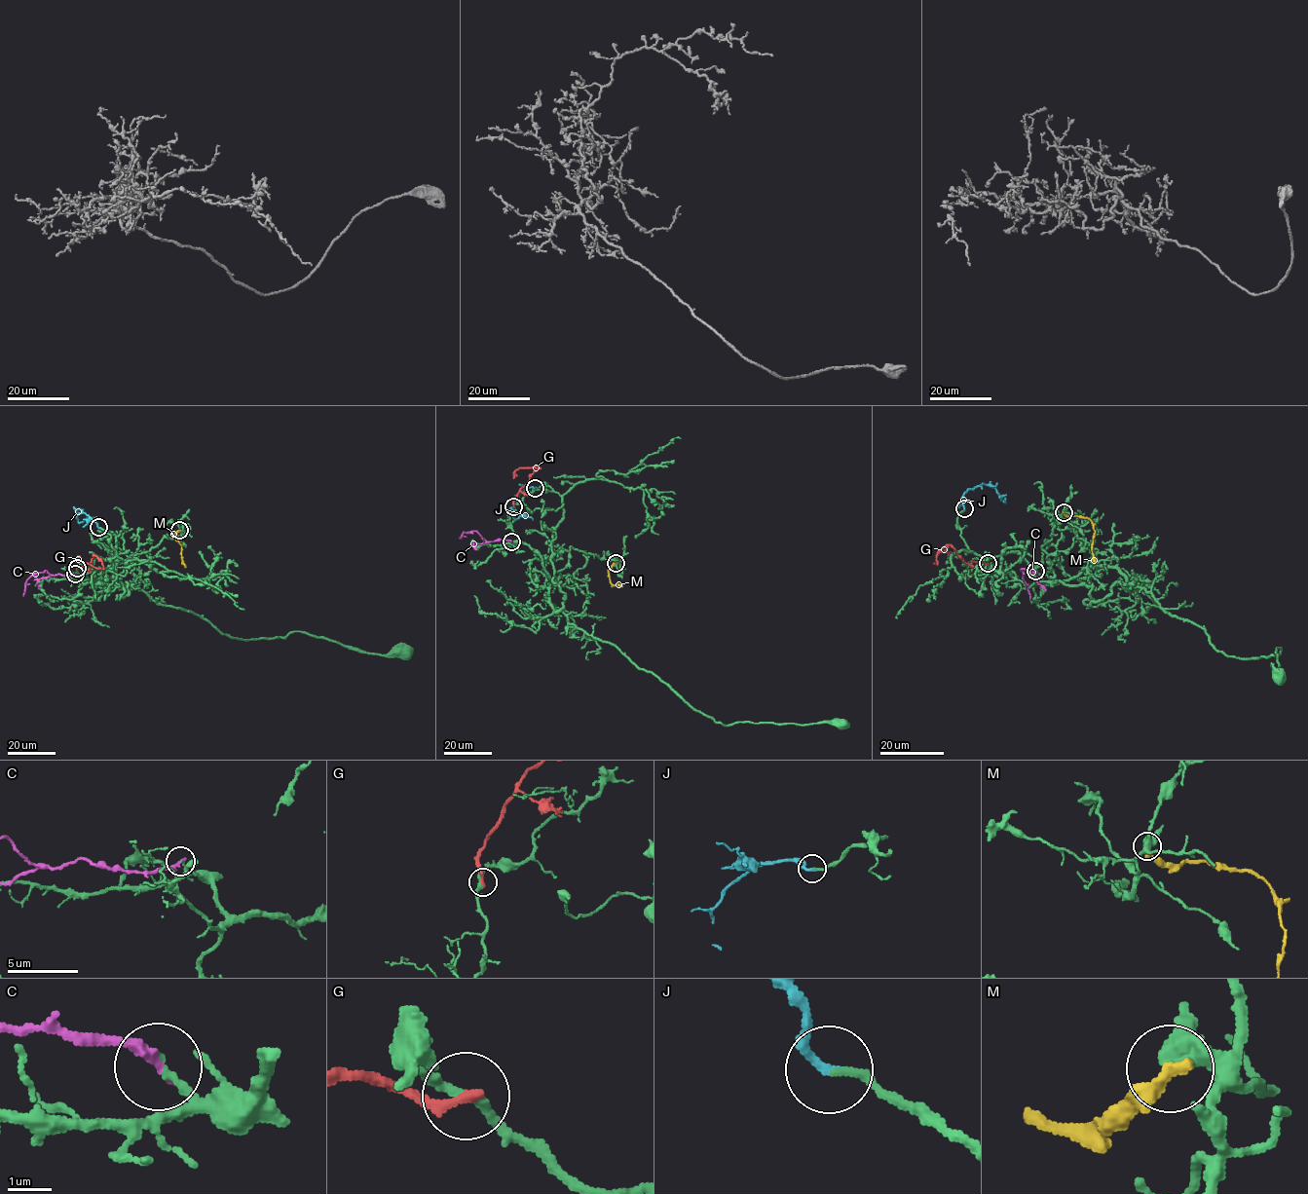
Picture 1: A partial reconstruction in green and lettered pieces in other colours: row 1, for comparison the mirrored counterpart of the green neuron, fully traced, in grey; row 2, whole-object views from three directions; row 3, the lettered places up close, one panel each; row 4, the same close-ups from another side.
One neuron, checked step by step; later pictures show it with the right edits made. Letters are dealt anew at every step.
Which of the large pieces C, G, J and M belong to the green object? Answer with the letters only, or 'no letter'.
J

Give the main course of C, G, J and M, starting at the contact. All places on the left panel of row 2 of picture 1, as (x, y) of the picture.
C: (75, 575), (54, 575), (47, 570), (34, 573), (26, 580), (23, 596)
G: (77, 568), (83, 568), (93, 554), (101, 562), (103, 569), (77, 561)
J: (98, 527), (77, 509), (79, 522), (96, 516)
M: (179, 530), (171, 533), (181, 545), (182, 563), (186, 567)

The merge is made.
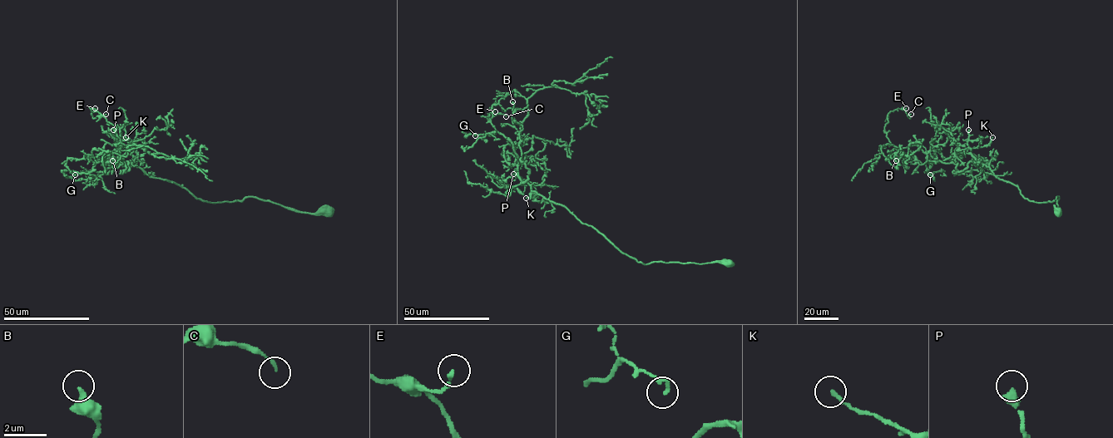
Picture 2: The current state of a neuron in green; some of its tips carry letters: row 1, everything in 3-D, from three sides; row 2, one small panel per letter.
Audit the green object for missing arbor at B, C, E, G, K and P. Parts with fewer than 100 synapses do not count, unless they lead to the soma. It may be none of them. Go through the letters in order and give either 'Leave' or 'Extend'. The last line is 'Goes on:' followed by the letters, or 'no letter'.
B: Leave
C: Leave
E: Leave
G: Leave
K: Leave
P: Leave
Goes on: no letter

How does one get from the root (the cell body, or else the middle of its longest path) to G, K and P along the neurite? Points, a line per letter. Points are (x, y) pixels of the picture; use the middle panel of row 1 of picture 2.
G: (729, 263), (639, 263), (565, 207), (533, 191), (518, 175), (520, 159), (502, 134), (475, 135)
K: (729, 263), (644, 264), (622, 253), (565, 207), (533, 191), (518, 176), (536, 189), (526, 198)
P: (729, 263), (639, 263), (622, 253), (591, 225), (581, 223), (565, 207), (533, 191), (516, 172), (513, 174)

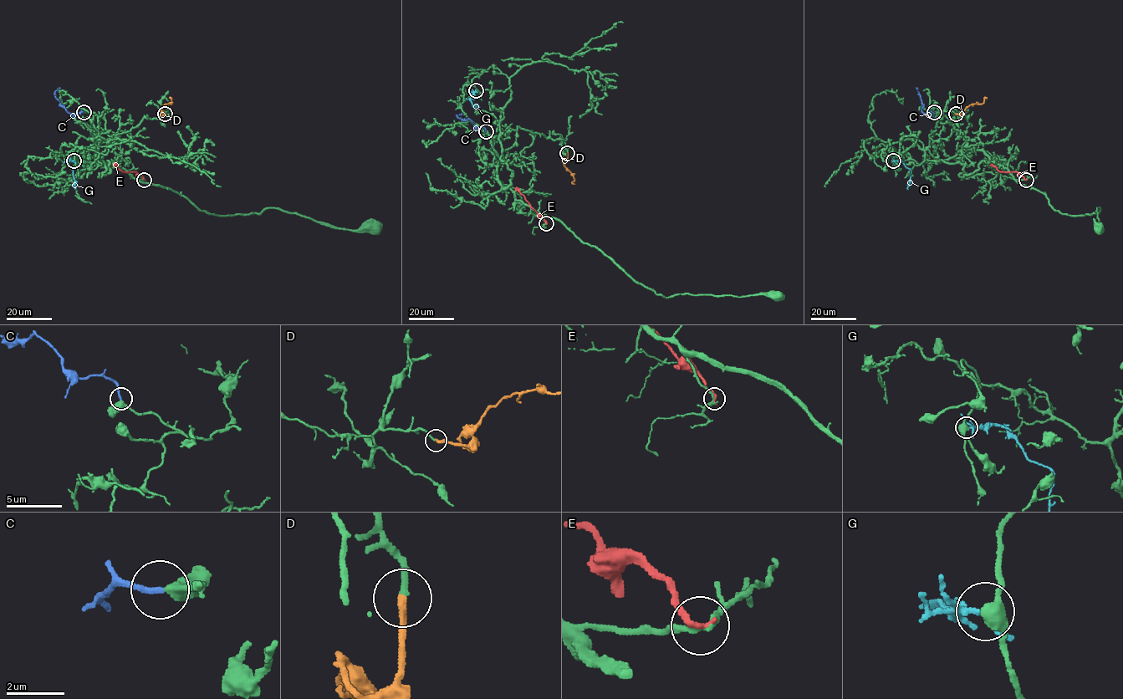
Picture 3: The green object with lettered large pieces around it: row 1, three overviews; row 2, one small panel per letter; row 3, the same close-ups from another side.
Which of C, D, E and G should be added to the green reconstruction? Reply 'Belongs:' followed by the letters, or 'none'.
Belongs: C, D

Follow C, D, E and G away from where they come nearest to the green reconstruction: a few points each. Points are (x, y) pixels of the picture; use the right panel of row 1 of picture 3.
C: (934, 112), (928, 114), (921, 110), (922, 104), (916, 88)
D: (956, 114), (962, 114), (968, 106), (982, 103), (987, 99)
E: (1026, 179), (1017, 172), (999, 172), (990, 164)
G: (893, 160), (901, 161), (911, 170), (908, 189)

